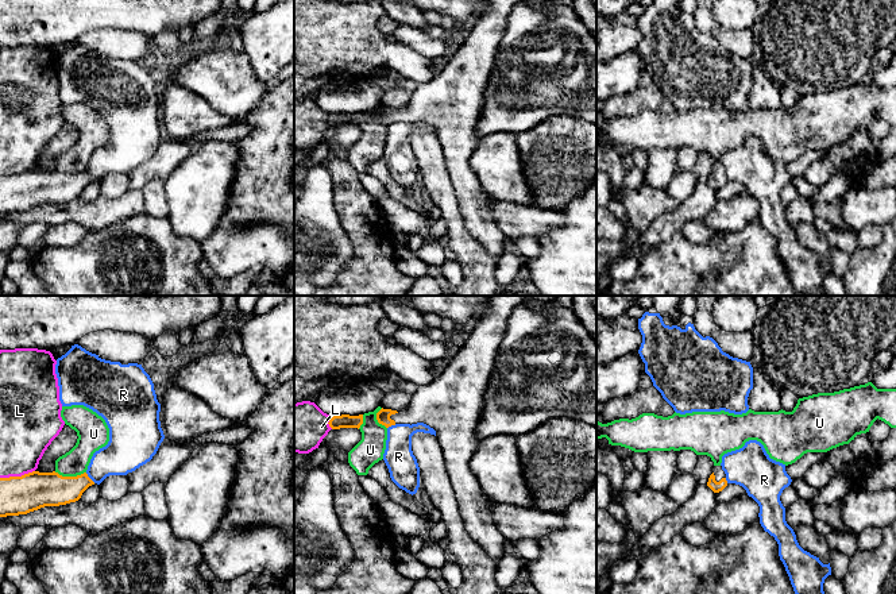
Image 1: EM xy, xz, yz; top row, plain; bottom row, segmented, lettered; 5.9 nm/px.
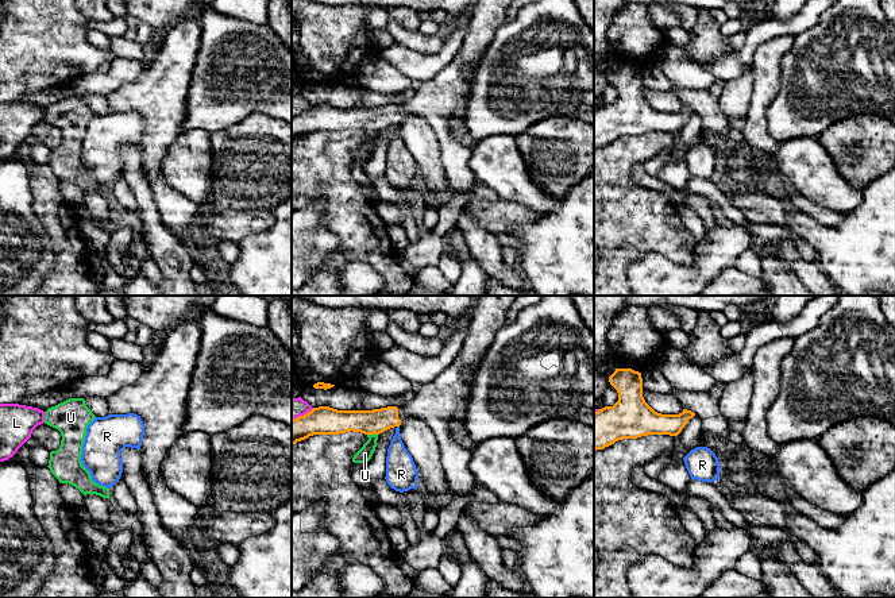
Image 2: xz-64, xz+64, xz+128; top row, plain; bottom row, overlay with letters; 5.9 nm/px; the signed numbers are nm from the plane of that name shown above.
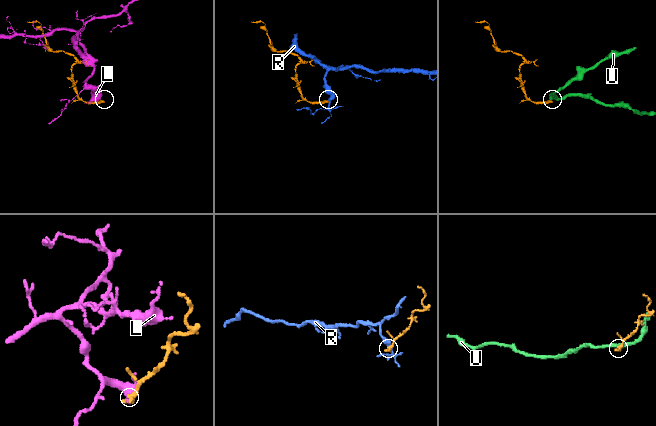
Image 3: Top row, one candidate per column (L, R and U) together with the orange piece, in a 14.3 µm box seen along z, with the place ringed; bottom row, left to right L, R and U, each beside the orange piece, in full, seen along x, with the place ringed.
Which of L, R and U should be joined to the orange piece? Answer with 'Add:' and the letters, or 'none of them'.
Add: none of them

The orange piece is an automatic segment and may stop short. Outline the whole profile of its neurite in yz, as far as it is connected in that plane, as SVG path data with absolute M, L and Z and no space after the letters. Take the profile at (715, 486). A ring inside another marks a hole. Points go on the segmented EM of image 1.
M714 466L712 474L708 478L707 486L714 493L719 493L727 486L726 474L722 470L722 466Z

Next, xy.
M32 471L22 477L0 478L0 517L76 502L92 485L94 482L86 472L62 477L55 471Z

